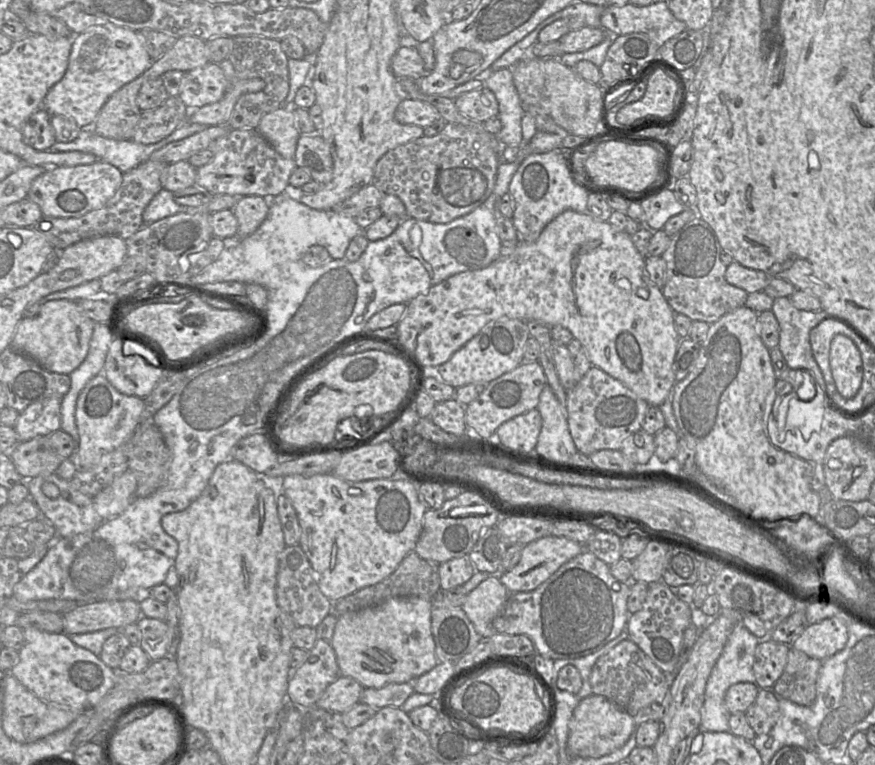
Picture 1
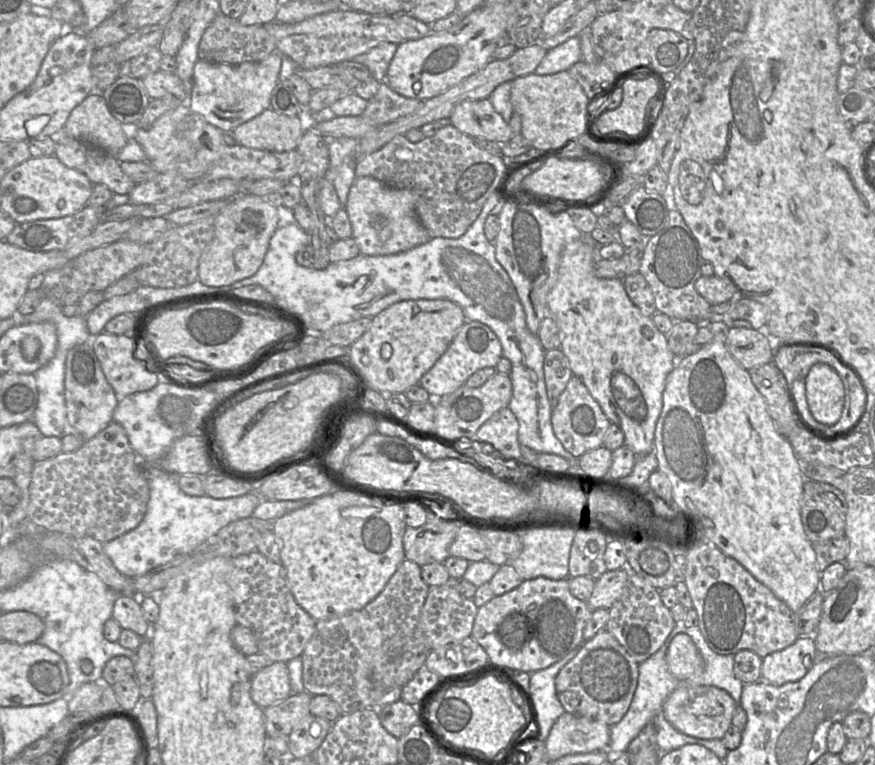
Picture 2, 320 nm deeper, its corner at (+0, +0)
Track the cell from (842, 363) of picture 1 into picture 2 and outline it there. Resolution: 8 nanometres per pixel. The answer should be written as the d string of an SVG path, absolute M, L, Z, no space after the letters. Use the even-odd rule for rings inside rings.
M816 363L807 374L805 385L813 418L828 426L836 424L842 415L846 395L838 373L826 363Z

